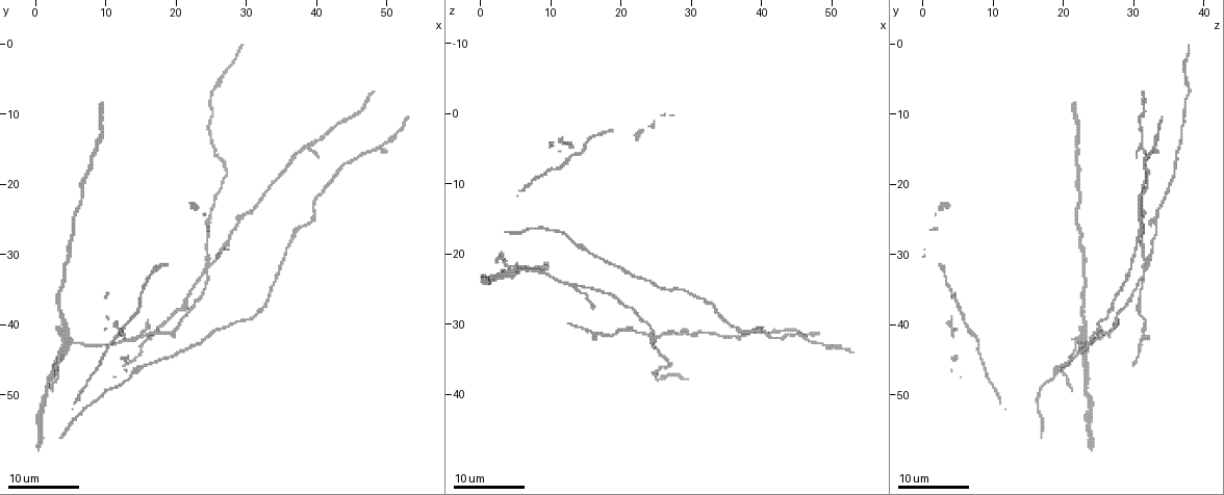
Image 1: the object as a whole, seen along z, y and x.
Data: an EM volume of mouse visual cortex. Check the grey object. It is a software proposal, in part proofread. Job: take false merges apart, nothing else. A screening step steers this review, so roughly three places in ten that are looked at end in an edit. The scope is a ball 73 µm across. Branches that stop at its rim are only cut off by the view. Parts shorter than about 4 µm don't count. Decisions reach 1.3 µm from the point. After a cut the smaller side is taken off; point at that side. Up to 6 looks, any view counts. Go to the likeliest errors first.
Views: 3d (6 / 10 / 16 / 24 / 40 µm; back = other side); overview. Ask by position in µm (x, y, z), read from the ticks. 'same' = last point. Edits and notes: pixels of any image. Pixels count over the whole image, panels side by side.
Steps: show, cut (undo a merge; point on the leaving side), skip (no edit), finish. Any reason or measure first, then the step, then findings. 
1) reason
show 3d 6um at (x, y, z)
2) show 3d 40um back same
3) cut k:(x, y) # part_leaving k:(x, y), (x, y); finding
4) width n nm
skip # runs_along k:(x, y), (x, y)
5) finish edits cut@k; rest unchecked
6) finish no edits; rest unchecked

three-way junction
show 3d 16um at (24.0, 32.5, 31.5)

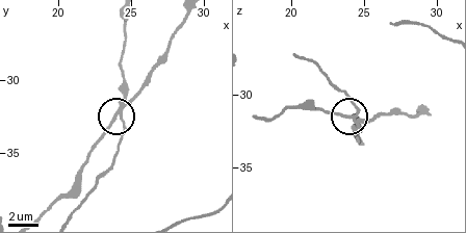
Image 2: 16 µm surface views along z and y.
show 3d 6um at (24.2, 32.6, 31.4)

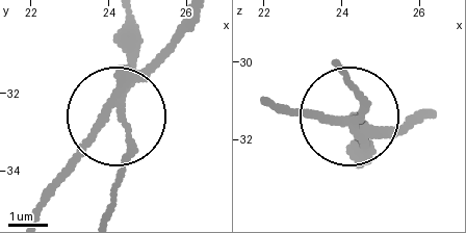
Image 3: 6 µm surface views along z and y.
cut 3:(94, 139) # part_leaving 3:(129, 84), (185, 18); two neurons meet here

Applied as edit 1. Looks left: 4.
show overview

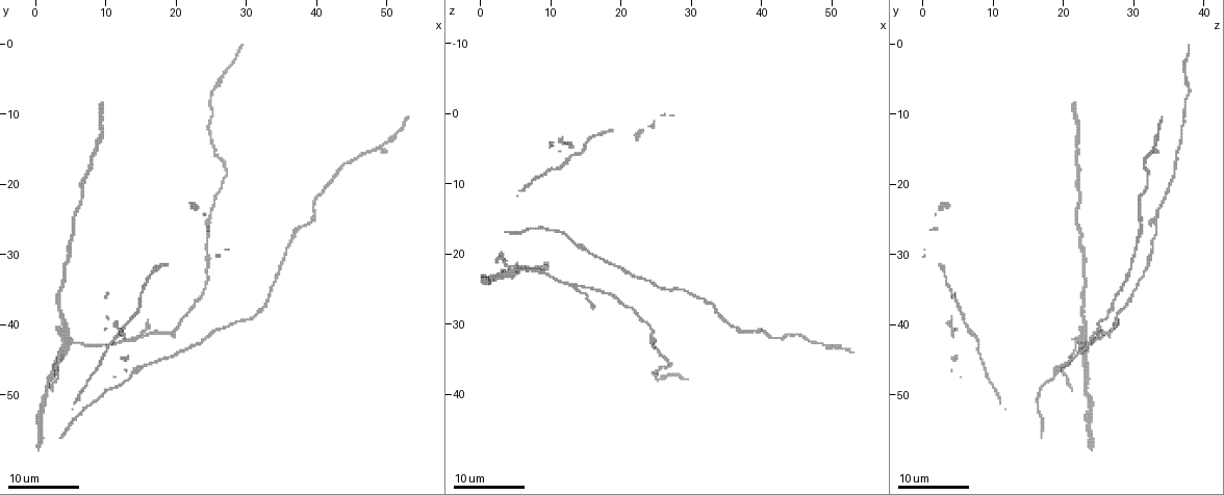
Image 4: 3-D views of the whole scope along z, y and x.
two arms in line, one across
show 3d 10um at (13.5, 42.0, 25.0)

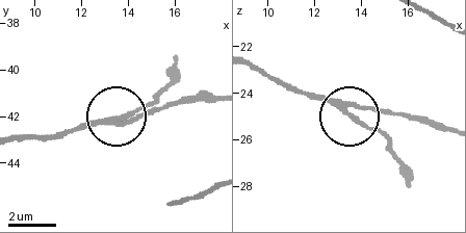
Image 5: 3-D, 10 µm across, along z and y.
skip # one neuron here

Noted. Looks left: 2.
show 3d 10um at (5.0, 42.5, 22.5)

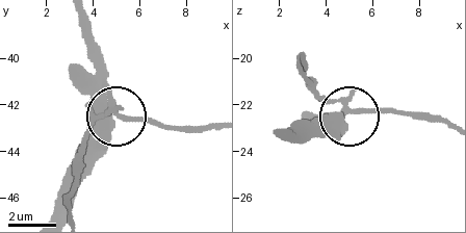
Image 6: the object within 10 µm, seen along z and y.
show 3d 6um at (5.1, 42.5, 22.3)

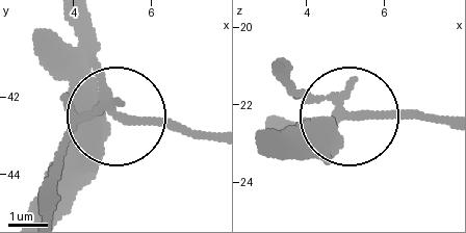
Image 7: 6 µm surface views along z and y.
width 280 nm
cut 7:(65, 144) # part_leaving 7:(99, 104), (69, 140), (52, 210); a second neuron is stuck on

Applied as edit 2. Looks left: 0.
finish edits cut@3, cut@7; rest unchecked

